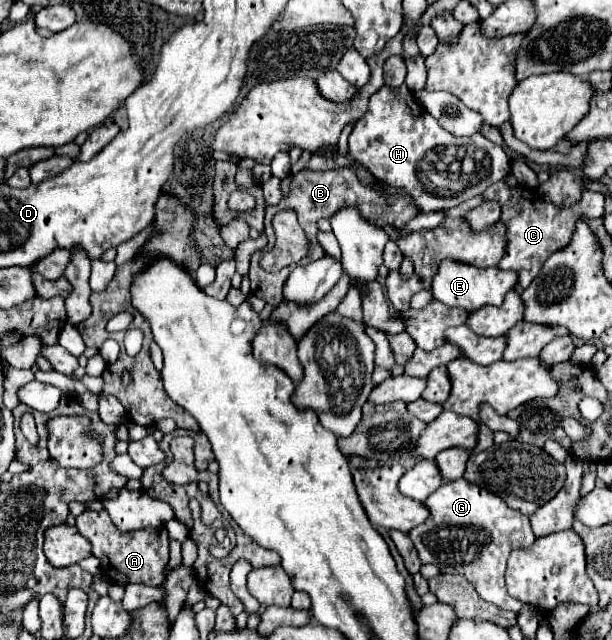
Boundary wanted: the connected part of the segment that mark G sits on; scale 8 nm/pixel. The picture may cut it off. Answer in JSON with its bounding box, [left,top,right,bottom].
[409,479,535,613]

